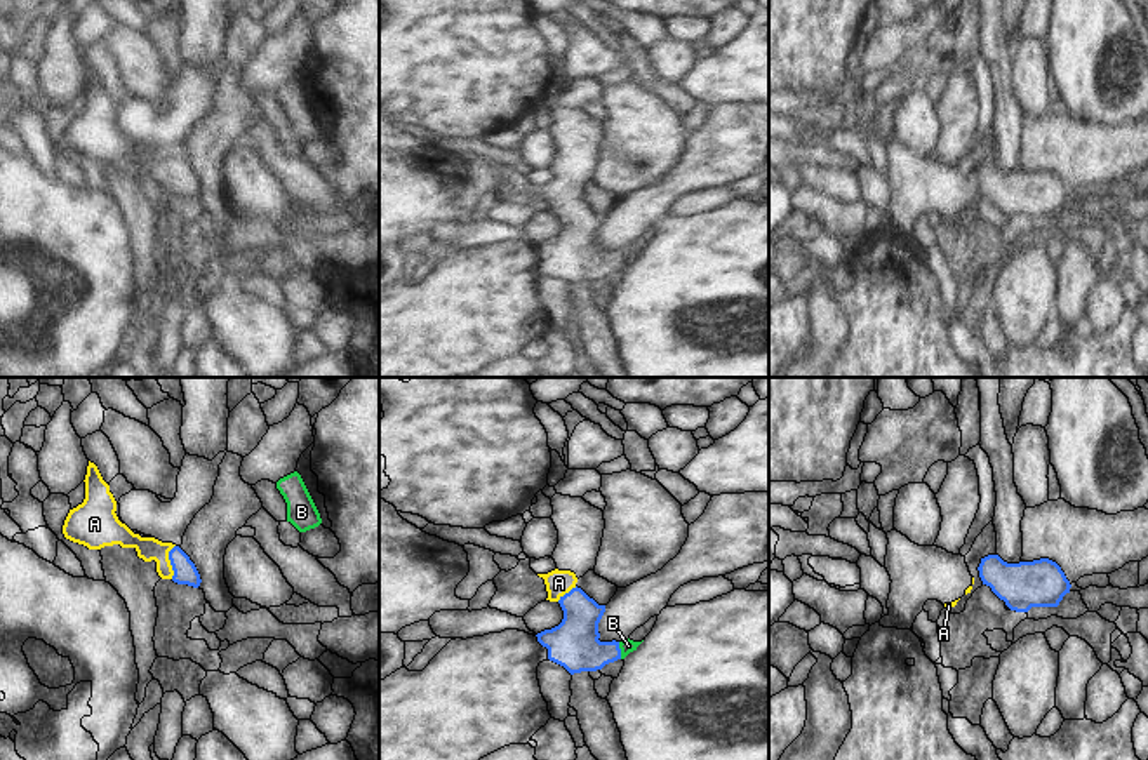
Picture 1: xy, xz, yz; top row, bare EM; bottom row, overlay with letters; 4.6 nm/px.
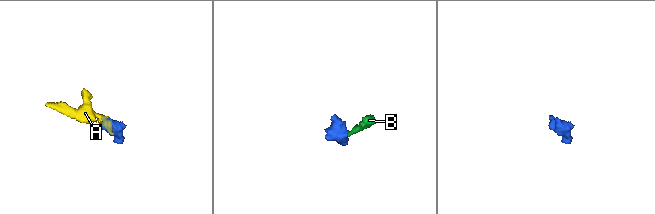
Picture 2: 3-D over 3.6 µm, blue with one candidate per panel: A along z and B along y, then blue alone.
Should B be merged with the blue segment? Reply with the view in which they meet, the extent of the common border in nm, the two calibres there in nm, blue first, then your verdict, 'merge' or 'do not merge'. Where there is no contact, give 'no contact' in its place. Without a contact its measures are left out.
meets blue in xz; contact 80 nm long; 220 nm thick on the blue side, 70 nm on the other; merge

